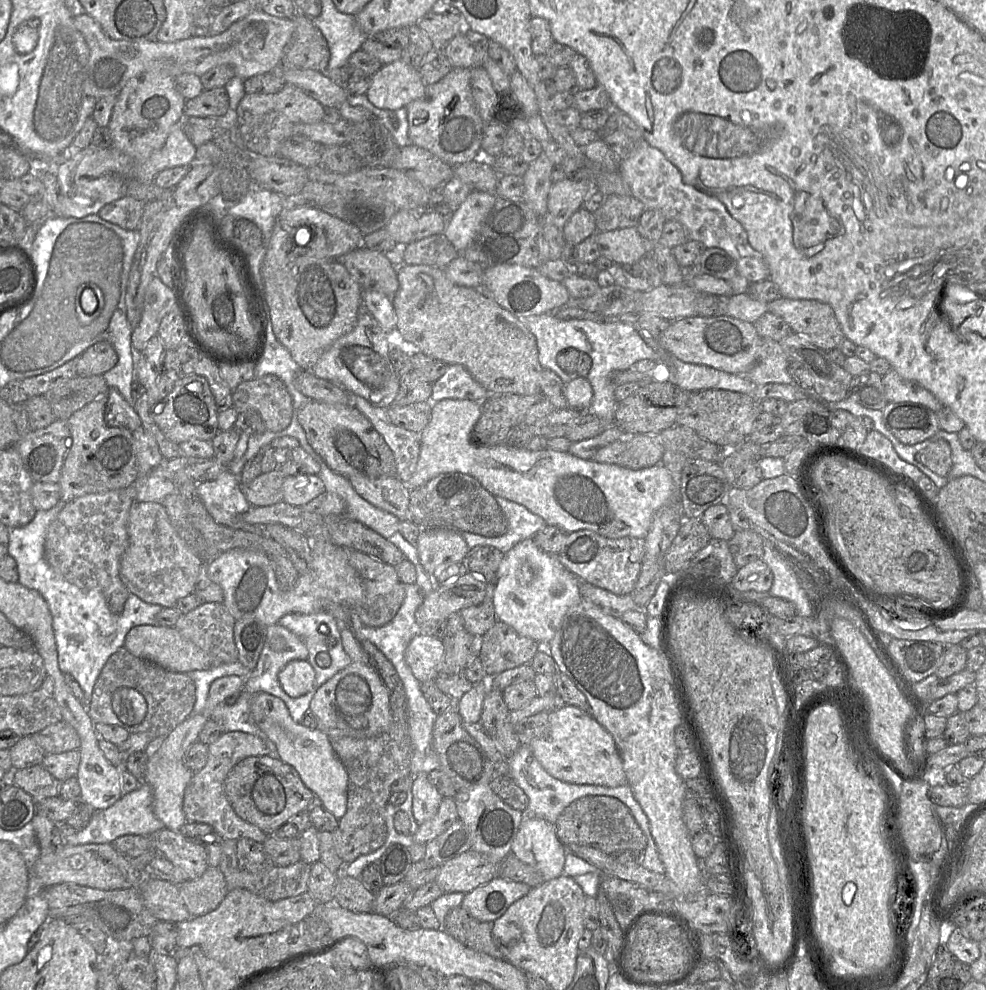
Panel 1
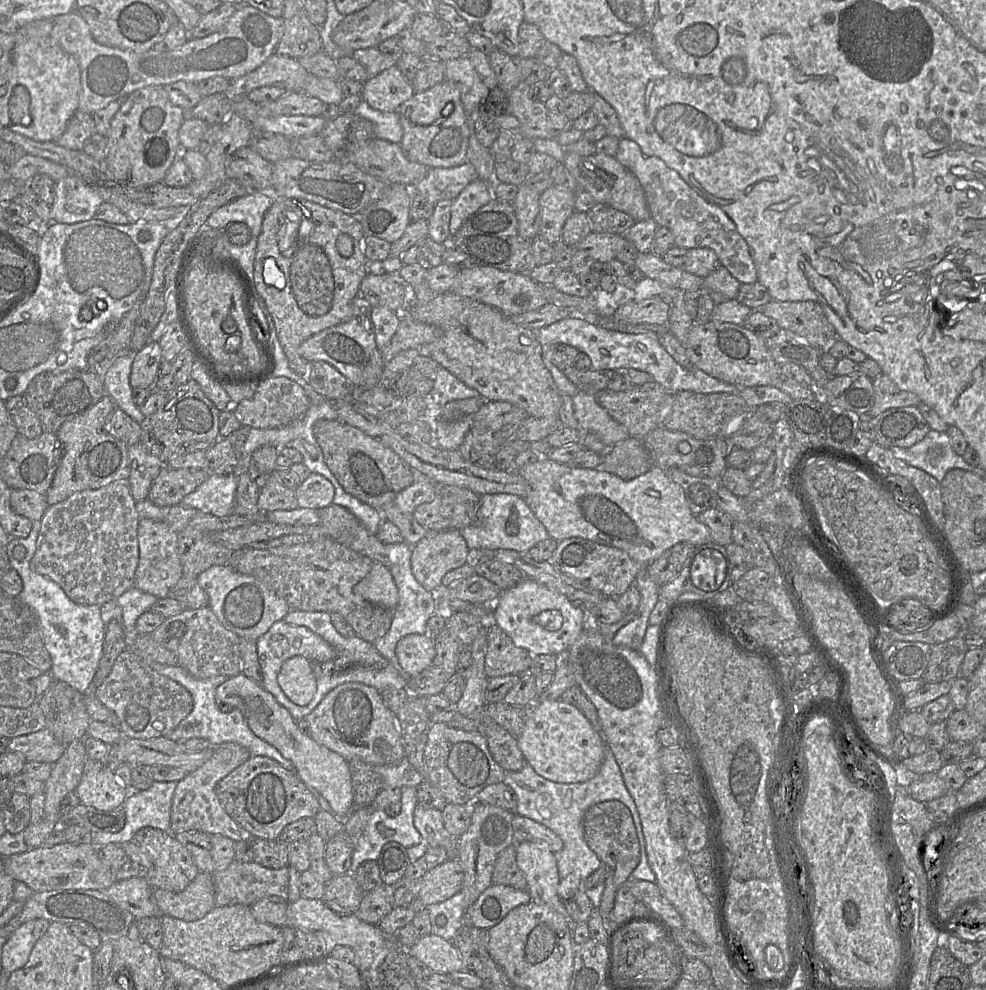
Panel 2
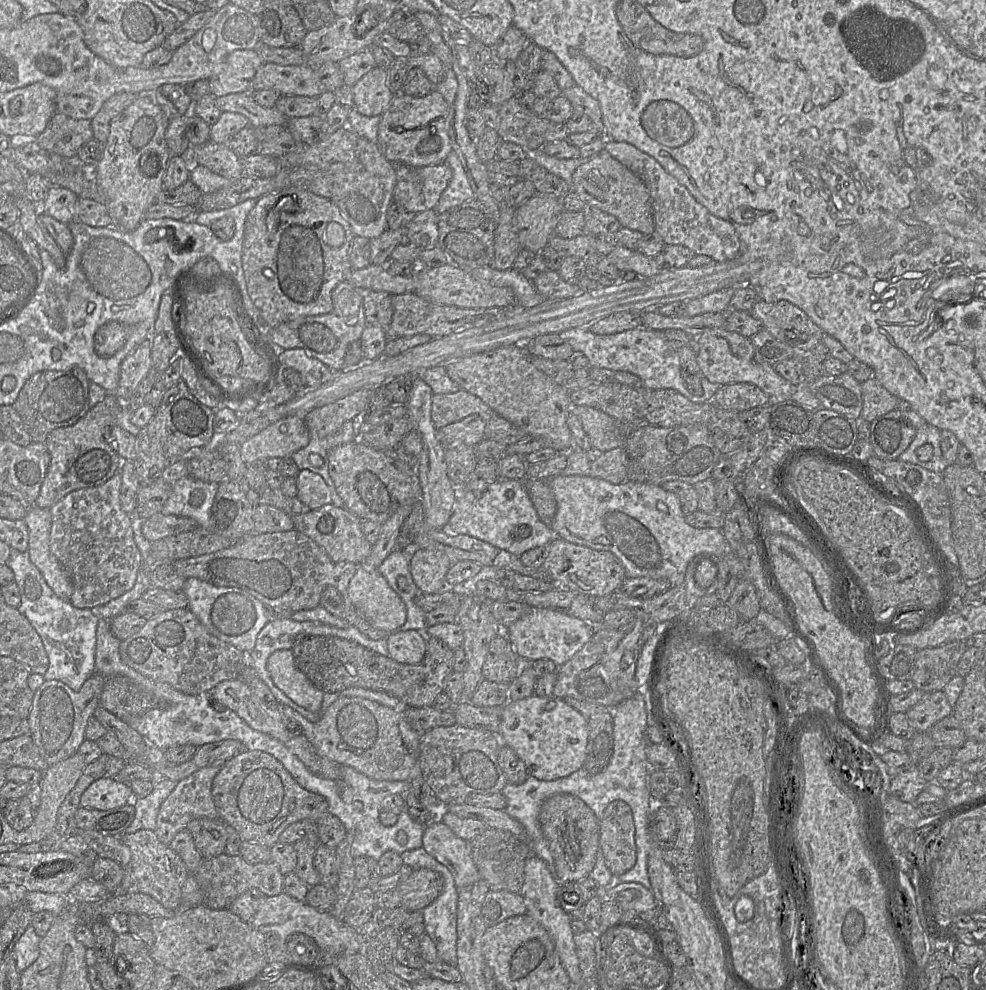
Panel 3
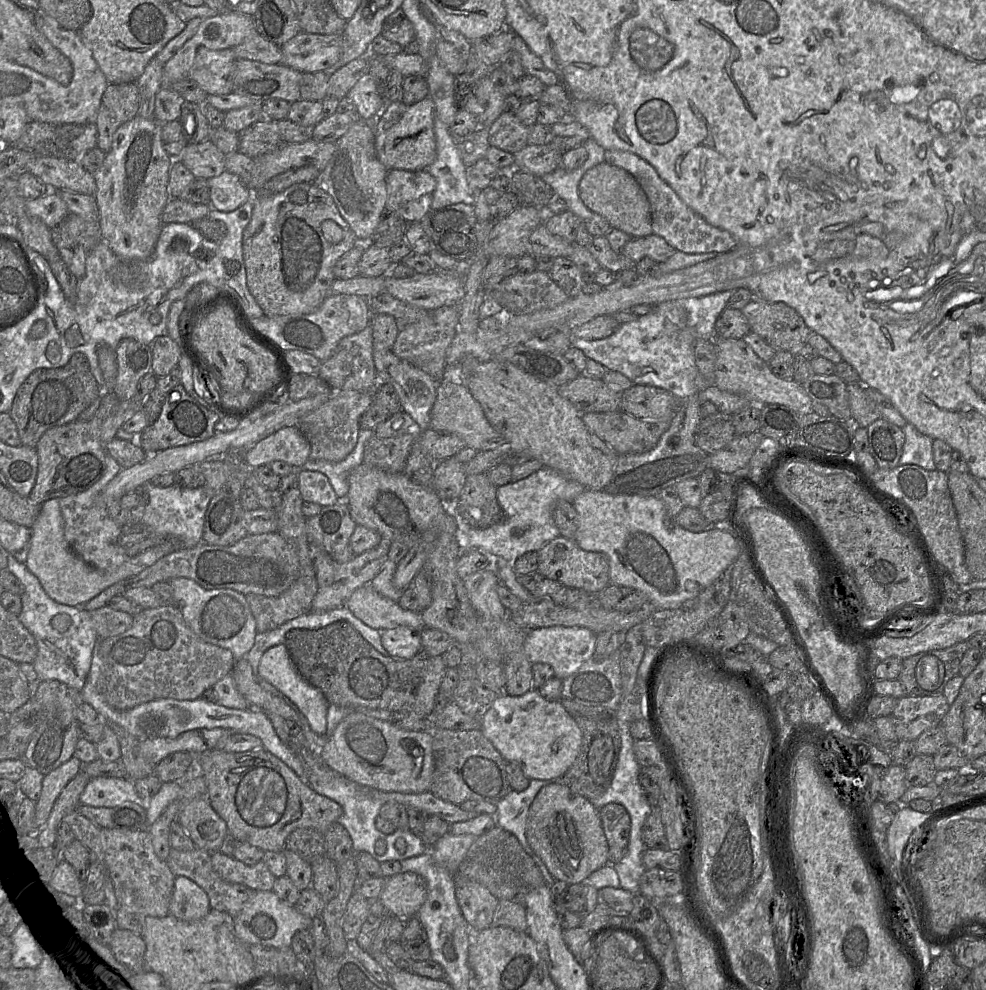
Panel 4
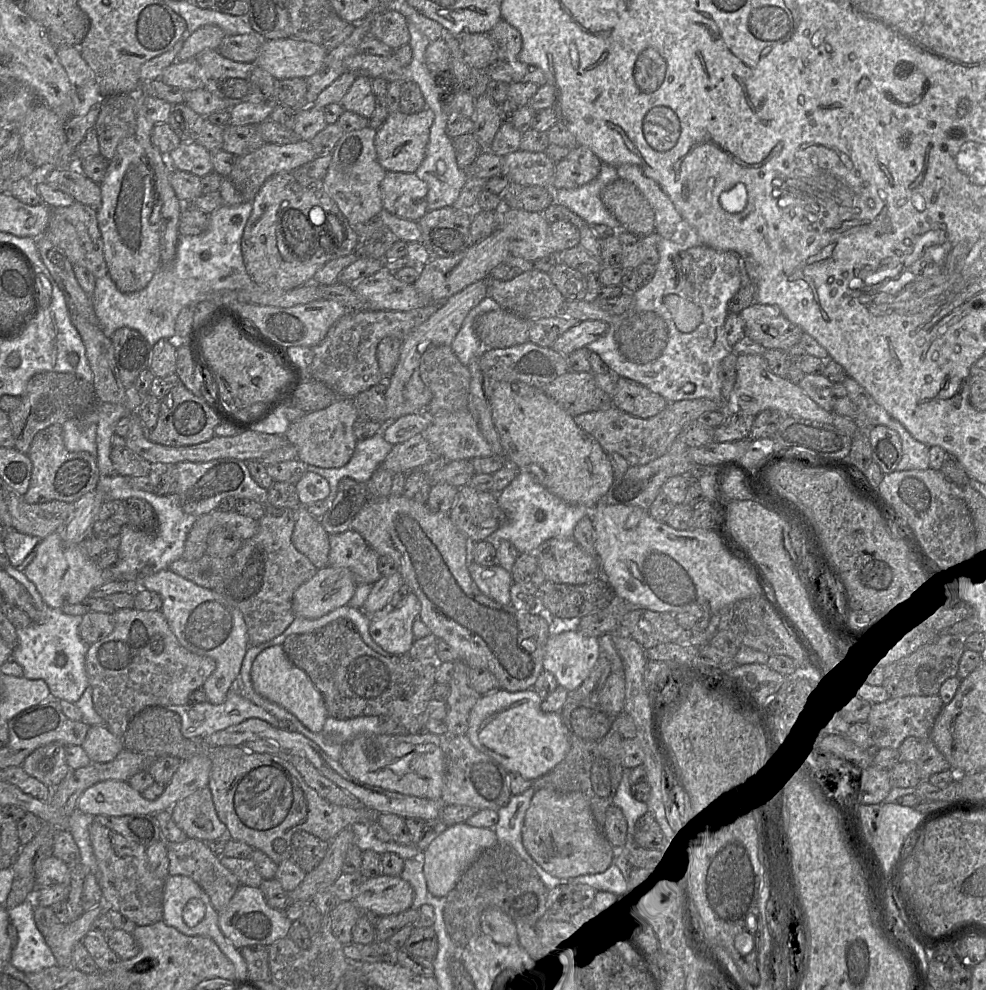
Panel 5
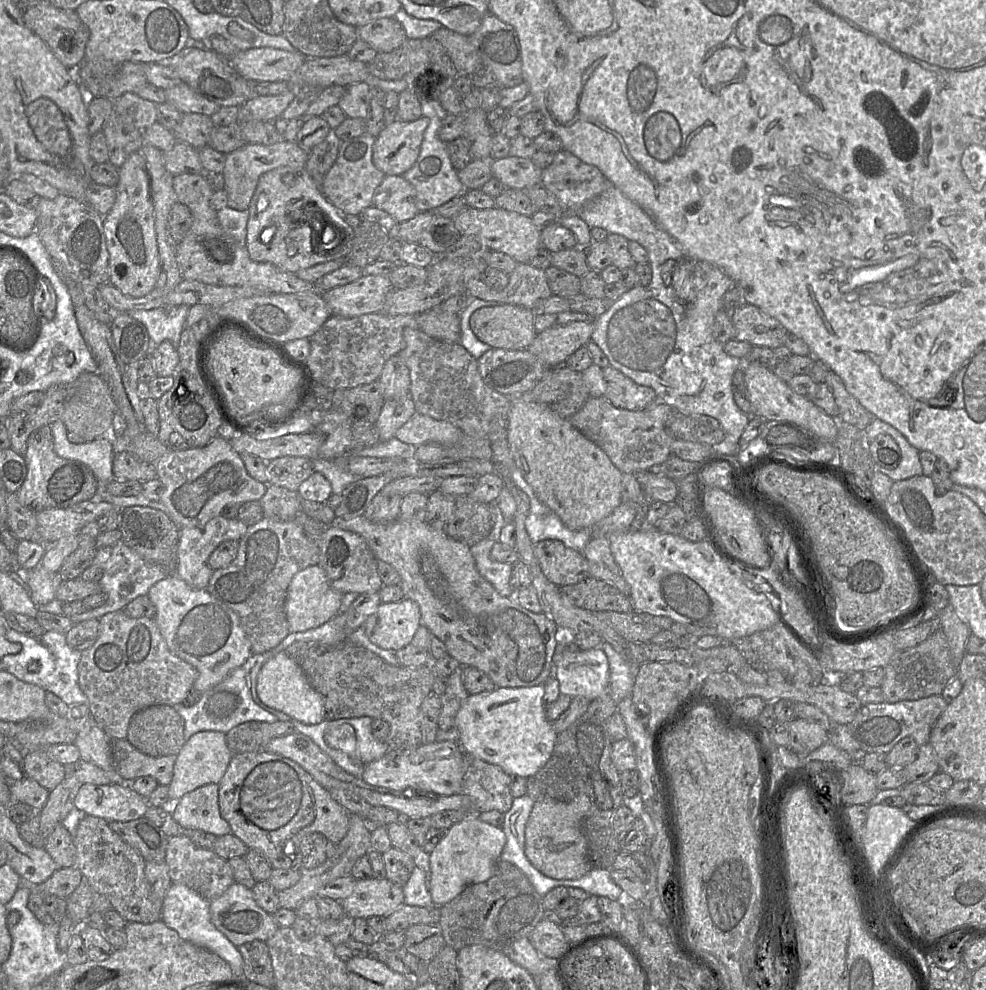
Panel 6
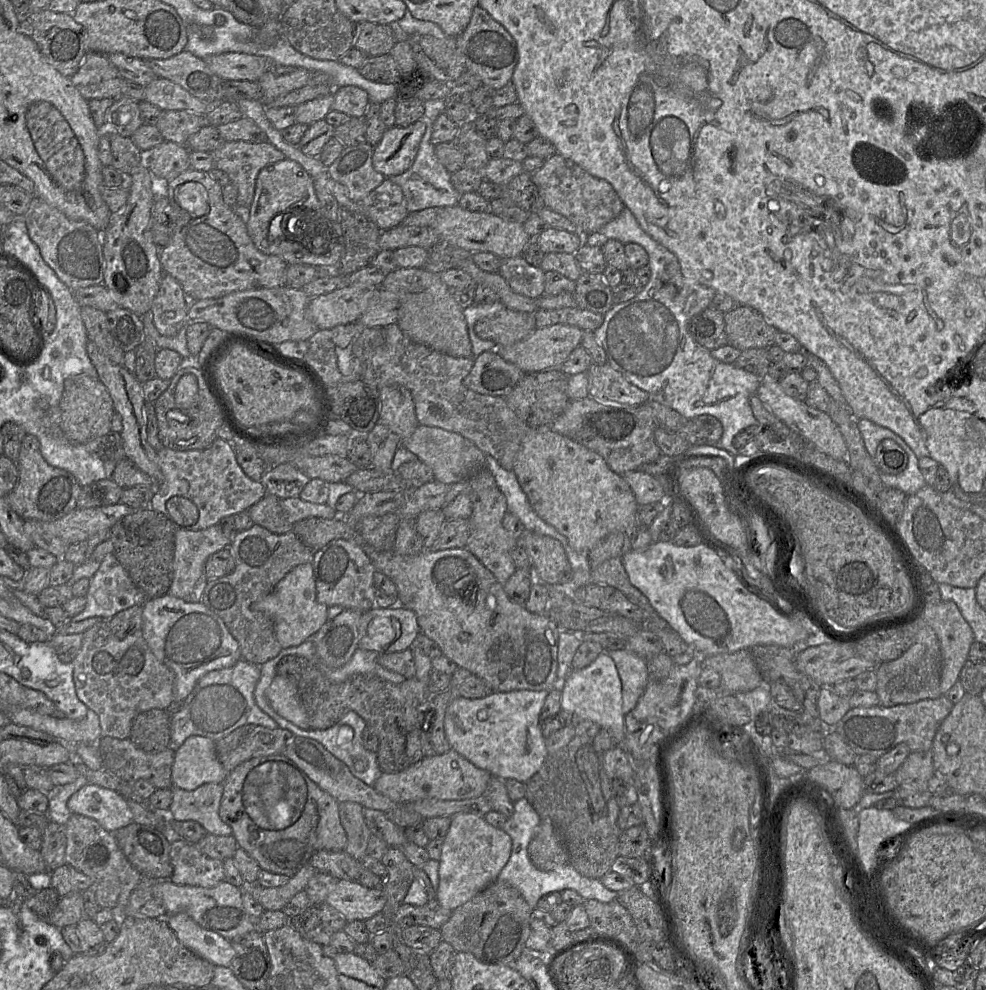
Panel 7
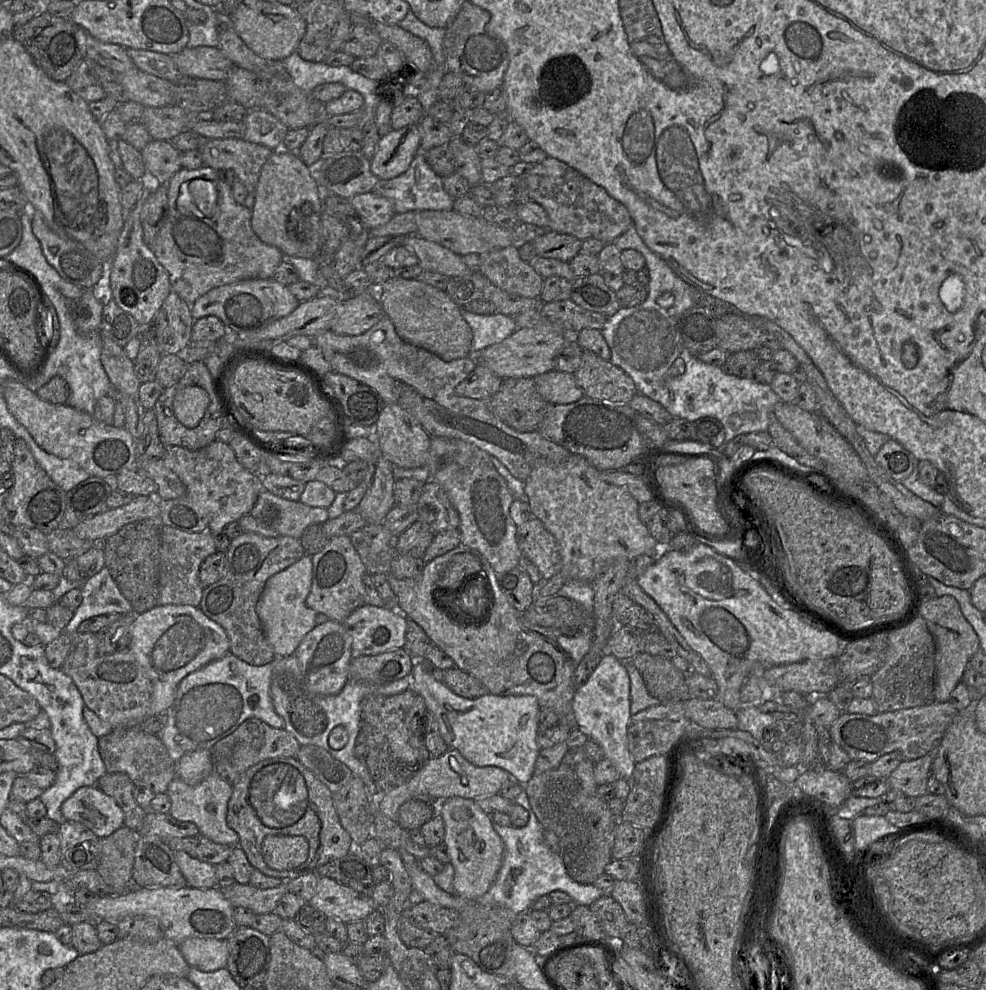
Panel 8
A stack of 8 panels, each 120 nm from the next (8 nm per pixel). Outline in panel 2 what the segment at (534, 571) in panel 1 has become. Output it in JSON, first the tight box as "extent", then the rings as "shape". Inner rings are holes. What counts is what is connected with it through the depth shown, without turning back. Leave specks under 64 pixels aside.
{"extent":[492,577,587,656],"shape":[[[526,577],[515,587],[502,591],[492,604],[492,622],[506,632],[515,645],[533,656],[564,656],[586,628],[586,621],[587,614],[581,606]]]}

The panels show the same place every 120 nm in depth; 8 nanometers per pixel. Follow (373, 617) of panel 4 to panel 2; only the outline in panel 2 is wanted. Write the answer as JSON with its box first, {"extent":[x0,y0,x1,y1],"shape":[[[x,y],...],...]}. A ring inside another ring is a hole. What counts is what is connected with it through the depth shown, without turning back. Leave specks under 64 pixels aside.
{"extent":[354,562,399,610],"shape":[[[374,562],[369,573],[354,586],[354,593],[362,599],[388,610],[399,603],[399,592],[388,567]]]}

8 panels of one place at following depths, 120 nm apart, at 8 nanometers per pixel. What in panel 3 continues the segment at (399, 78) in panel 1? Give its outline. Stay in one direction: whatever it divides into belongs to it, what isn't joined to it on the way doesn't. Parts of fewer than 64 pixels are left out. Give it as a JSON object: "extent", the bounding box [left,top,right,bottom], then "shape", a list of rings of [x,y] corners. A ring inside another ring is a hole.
{"extent":[352,66,395,117],"shape":[[[376,66],[352,87],[358,113],[375,117],[385,112],[395,96],[387,84],[387,78],[388,70]]]}

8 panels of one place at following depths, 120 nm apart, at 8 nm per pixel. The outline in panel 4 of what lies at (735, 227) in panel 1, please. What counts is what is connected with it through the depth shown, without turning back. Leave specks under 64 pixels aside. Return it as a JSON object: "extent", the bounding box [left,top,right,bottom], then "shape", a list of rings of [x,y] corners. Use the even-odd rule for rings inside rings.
{"extent":[604,150,737,254],"shape":[[[605,150],[604,156],[607,163],[626,170],[636,179],[650,204],[652,234],[662,237],[675,250],[688,254],[726,253],[737,246],[737,241],[729,232],[710,225],[687,206],[647,161],[628,151]]]}

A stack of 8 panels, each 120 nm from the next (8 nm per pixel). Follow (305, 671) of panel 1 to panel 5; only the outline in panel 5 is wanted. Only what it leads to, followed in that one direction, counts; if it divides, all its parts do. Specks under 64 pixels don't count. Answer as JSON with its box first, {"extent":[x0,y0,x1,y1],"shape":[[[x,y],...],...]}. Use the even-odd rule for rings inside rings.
{"extent":[251,646,329,733],"shape":[[[273,646],[260,653],[253,662],[251,680],[255,691],[295,715],[313,733],[320,733],[329,717],[321,693],[307,674],[294,666],[282,646]]]}

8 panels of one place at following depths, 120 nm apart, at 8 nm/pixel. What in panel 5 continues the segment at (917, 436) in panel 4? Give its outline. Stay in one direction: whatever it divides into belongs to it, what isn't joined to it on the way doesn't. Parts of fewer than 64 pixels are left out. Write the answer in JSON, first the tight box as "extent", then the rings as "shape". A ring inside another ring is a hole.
{"extent":[888,418,929,471],"shape":[[[894,418],[890,419],[888,427],[898,433],[902,442],[902,457],[896,471],[929,468],[929,447],[913,438],[904,425]]]}

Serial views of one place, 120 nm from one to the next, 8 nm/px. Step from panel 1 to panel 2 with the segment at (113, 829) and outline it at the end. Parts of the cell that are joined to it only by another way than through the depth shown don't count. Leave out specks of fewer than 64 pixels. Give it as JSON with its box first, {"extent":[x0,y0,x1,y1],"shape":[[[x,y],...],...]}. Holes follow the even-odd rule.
{"extent":[91,781,177,850],"shape":[[[154,781],[149,789],[142,791],[133,786],[128,788],[128,797],[123,803],[126,813],[124,827],[115,833],[91,833],[92,845],[99,850],[109,843],[124,844],[145,827],[170,832],[170,812],[177,783]]]}

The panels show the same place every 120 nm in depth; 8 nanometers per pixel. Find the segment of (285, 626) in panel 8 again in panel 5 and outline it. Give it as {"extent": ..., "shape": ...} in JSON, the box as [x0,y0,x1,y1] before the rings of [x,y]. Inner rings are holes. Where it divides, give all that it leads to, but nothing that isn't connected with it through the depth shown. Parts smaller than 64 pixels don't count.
{"extent":[293,566,358,619],"shape":[[[327,566],[303,583],[293,594],[296,617],[317,619],[347,606],[358,584],[353,573],[343,567]]]}

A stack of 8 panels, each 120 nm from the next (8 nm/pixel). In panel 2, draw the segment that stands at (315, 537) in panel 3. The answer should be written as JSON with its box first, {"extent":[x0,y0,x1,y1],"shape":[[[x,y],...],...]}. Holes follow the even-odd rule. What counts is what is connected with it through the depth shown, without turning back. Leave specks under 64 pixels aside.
{"extent":[317,504,390,569],"shape":[[[335,504],[317,511],[319,523],[329,531],[330,538],[390,569],[385,544],[371,534],[350,511]]]}

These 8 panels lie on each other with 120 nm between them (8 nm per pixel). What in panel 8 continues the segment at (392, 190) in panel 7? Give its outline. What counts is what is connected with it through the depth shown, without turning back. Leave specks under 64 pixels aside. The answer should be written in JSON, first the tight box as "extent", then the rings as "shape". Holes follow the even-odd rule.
{"extent":[349,192,396,230],"shape":[[[374,192],[356,195],[349,201],[369,230],[385,225],[396,214],[393,204]]]}

